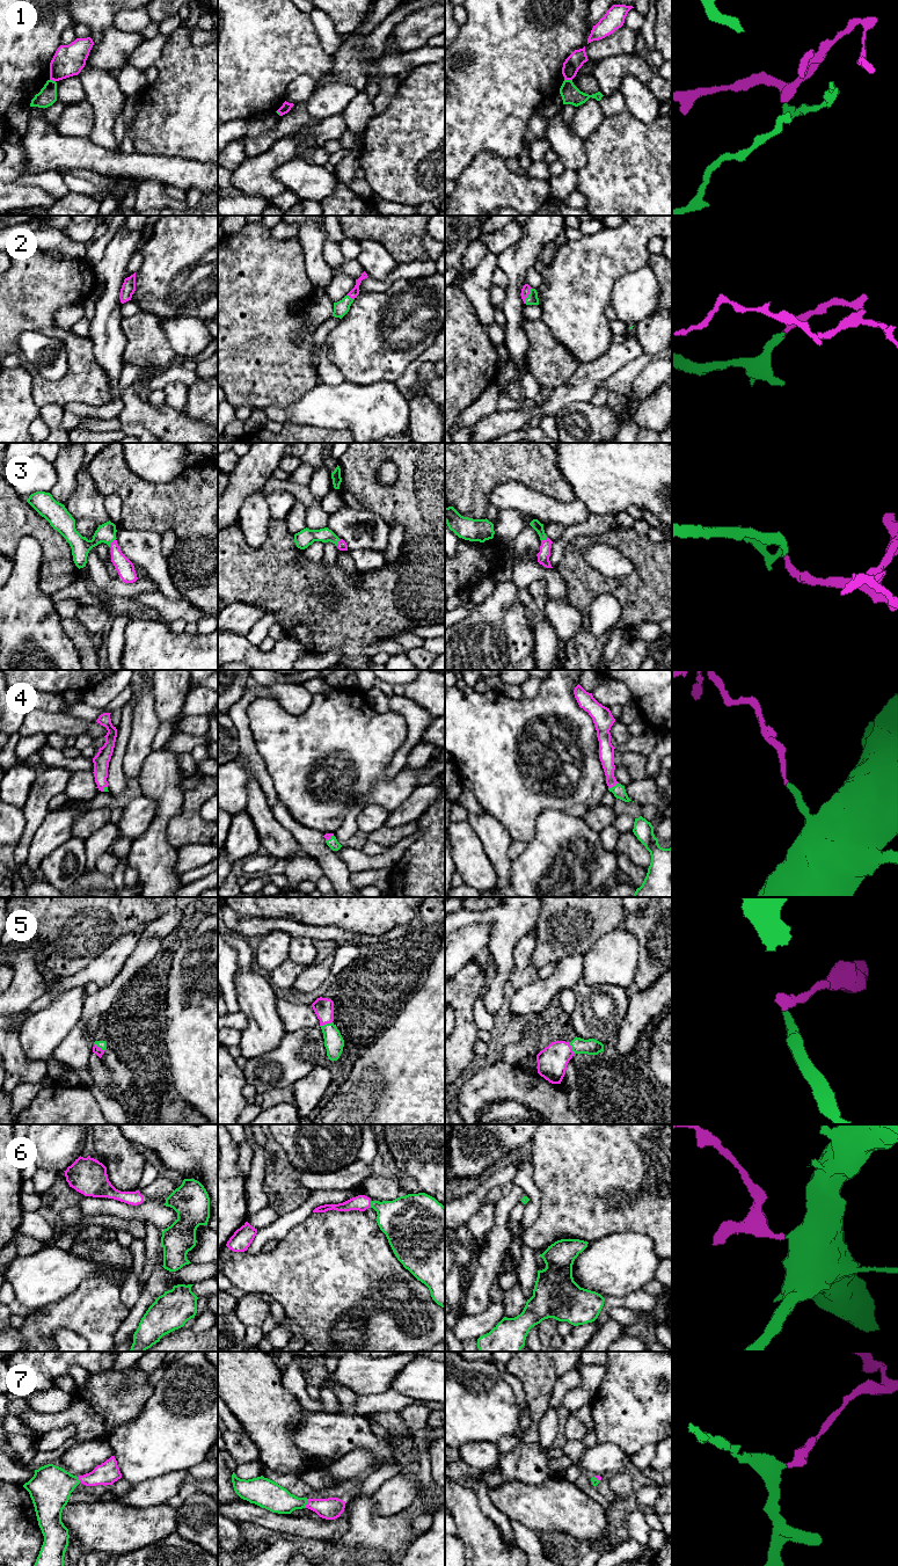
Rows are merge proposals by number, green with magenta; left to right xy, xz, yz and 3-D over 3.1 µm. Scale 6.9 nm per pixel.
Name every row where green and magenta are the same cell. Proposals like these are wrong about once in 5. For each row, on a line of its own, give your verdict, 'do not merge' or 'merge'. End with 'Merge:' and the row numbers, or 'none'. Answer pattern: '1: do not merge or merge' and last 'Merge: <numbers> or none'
1: do not merge
2: merge
3: merge
4: merge
5: merge
6: merge
7: merge
Merge: 2, 3, 4, 5, 6, 7

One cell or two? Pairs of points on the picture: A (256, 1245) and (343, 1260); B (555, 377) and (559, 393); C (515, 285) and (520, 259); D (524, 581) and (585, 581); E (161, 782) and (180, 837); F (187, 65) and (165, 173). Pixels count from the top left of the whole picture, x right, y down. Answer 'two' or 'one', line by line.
A: two
B: two
C: one
D: two
E: two
F: two

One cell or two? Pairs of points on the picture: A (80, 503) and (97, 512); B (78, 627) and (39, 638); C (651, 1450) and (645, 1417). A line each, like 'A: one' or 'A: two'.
A: one
B: two
C: two

